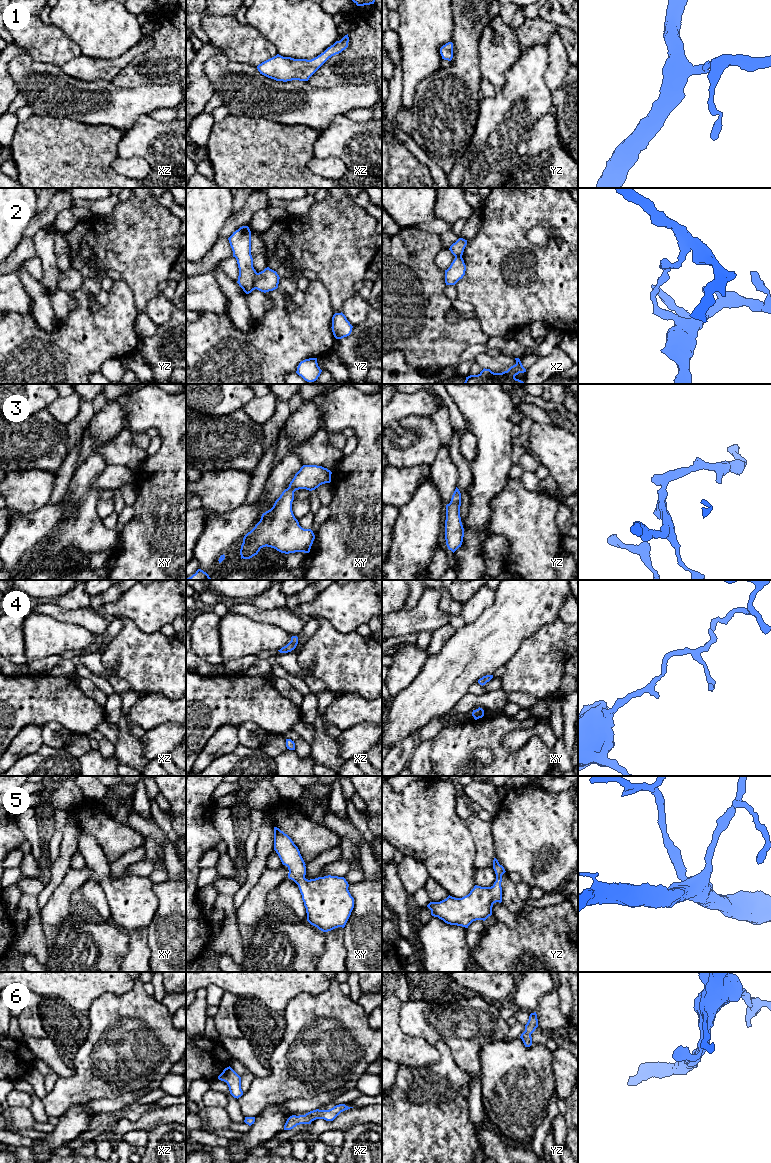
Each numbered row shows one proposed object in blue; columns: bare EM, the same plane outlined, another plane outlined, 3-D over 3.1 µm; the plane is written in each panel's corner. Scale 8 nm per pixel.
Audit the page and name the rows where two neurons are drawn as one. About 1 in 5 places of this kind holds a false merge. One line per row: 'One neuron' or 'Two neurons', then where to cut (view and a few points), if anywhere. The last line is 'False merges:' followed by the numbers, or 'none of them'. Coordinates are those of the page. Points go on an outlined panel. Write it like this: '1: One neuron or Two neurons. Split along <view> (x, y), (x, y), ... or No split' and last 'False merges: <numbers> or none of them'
1: One neuron. No split
2: Two neurons. Split along yz (257, 273), (254, 288)
3: One neuron. No split
4: One neuron. No split
5: One neuron. No split
6: One neuron. No split
False merges: 2

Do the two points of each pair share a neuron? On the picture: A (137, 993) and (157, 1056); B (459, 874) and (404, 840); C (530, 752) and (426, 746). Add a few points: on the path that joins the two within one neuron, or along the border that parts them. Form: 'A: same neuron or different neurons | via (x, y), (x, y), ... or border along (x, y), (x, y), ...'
A: same neuron | via (137, 1009), (137, 1036), (141, 1040)
B: same neuron | via (445, 863), (422, 840), (418, 840)
C: different neurons | border along (433, 739), (431, 765)

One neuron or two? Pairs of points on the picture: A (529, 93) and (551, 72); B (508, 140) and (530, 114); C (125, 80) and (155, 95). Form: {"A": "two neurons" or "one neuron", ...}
{"A": "two neurons", "B": "one neuron", "C": "two neurons"}

